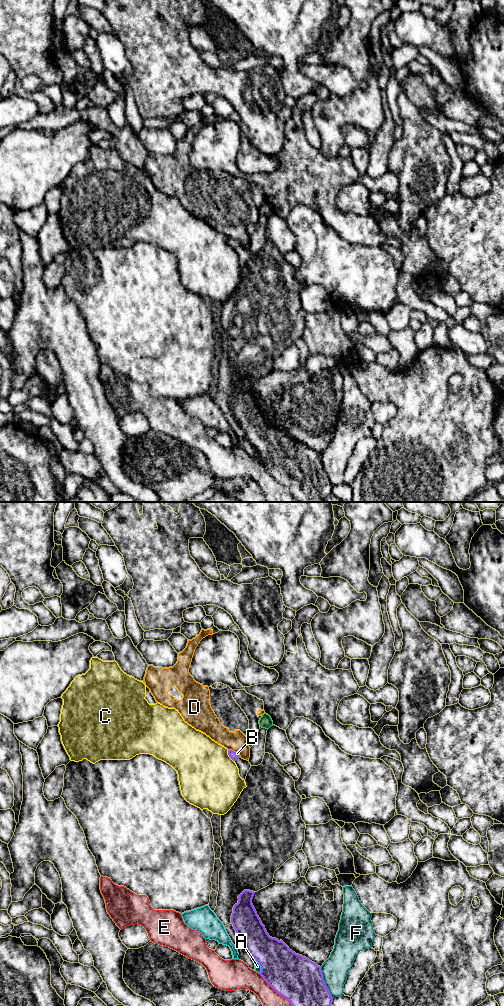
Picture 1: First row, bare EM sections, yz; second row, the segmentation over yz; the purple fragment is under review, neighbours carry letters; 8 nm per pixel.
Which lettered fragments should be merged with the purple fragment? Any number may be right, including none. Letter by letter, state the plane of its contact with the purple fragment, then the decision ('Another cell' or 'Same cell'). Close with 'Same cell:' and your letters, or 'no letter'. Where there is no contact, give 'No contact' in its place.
A: Touches purple in yz. Another cell
B: Touches purple in yz. Same cell
C: Touches purple in yz. Another cell
D: Touches purple in yz. Another cell
E: Touches purple in yz. Another cell
F: Touches purple in yz. Another cell
Same cell: B

